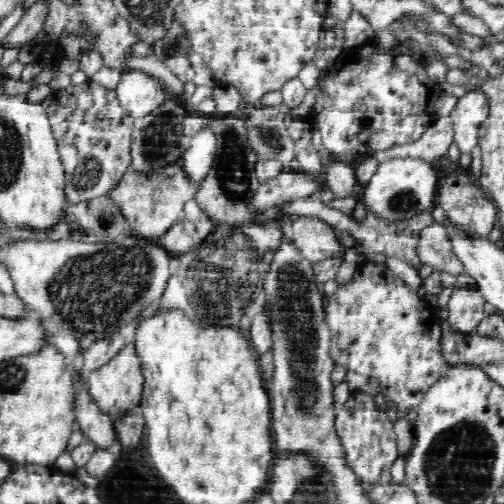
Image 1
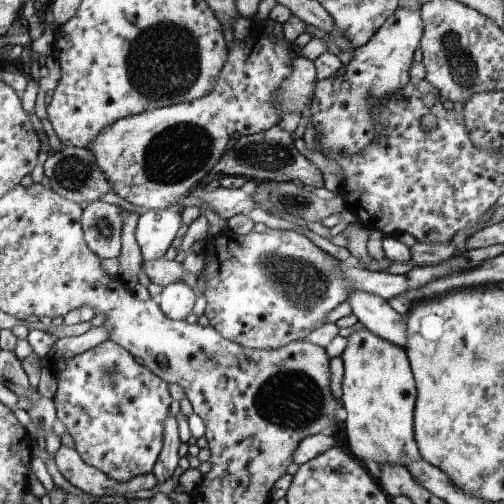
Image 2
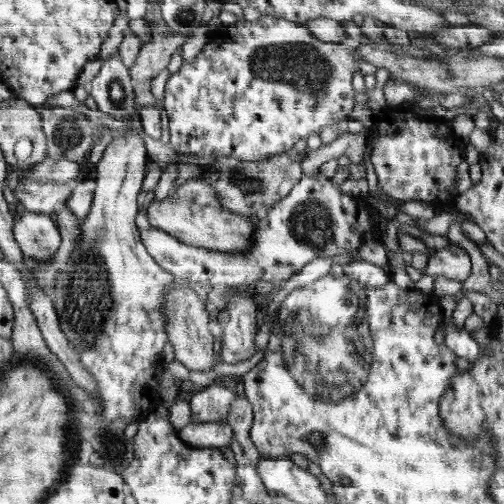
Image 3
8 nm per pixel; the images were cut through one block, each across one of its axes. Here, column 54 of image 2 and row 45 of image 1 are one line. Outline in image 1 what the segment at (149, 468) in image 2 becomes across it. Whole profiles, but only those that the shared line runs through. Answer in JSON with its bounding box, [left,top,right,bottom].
[308,44,440,160]

